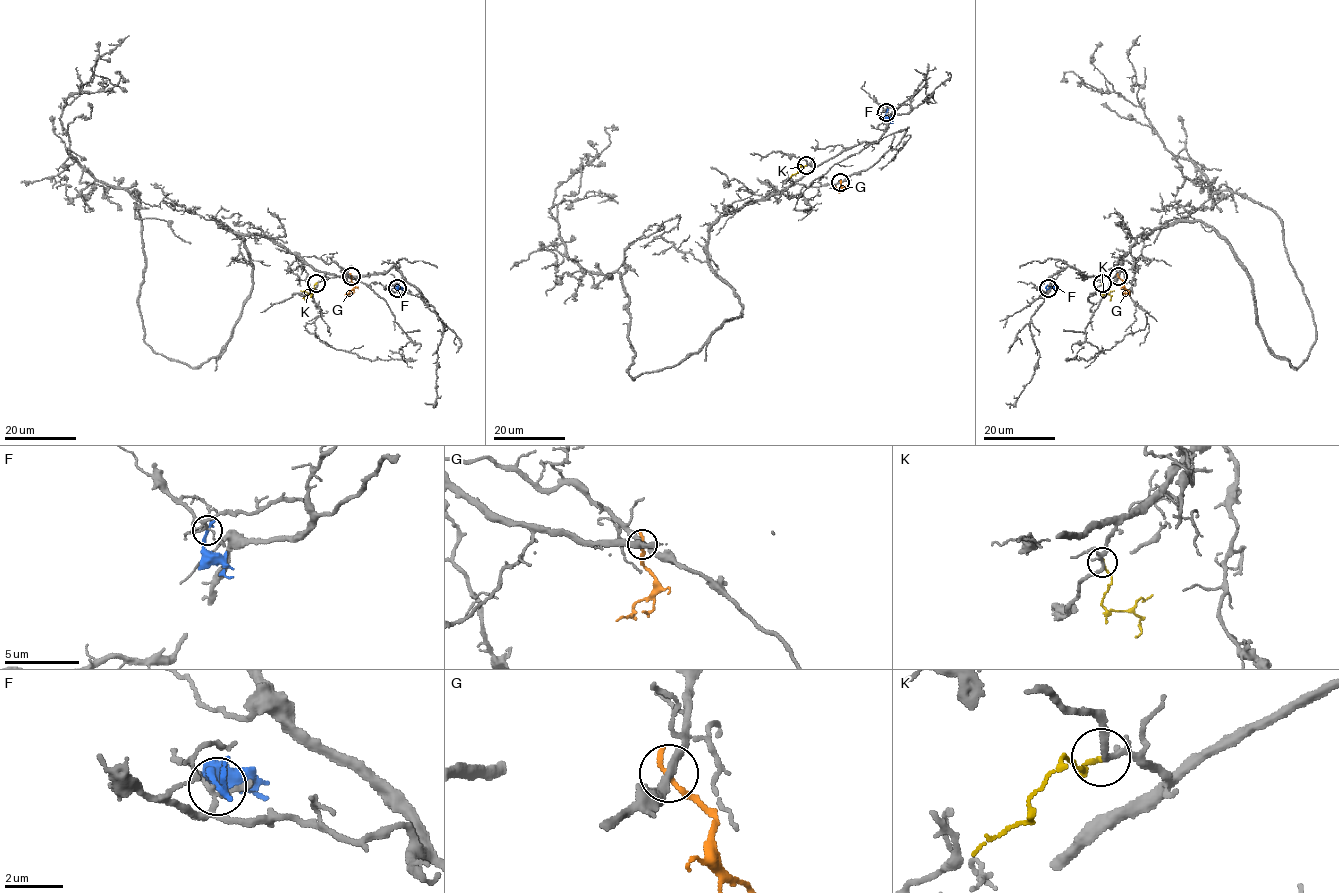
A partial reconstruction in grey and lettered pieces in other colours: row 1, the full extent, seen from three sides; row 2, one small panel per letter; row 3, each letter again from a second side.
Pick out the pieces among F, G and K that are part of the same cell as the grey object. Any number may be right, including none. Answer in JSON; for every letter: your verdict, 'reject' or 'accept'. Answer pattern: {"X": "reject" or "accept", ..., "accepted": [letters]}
{"F": "reject", "G": "reject", "K": "reject", "accepted": []}

